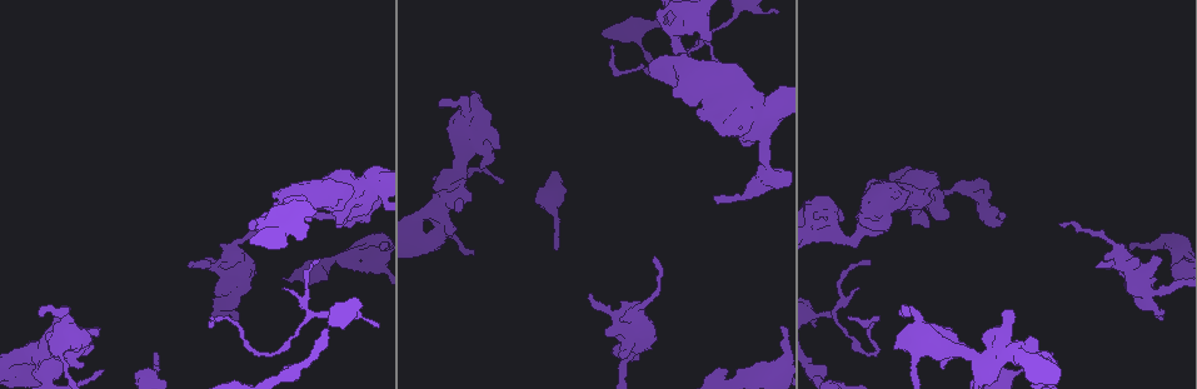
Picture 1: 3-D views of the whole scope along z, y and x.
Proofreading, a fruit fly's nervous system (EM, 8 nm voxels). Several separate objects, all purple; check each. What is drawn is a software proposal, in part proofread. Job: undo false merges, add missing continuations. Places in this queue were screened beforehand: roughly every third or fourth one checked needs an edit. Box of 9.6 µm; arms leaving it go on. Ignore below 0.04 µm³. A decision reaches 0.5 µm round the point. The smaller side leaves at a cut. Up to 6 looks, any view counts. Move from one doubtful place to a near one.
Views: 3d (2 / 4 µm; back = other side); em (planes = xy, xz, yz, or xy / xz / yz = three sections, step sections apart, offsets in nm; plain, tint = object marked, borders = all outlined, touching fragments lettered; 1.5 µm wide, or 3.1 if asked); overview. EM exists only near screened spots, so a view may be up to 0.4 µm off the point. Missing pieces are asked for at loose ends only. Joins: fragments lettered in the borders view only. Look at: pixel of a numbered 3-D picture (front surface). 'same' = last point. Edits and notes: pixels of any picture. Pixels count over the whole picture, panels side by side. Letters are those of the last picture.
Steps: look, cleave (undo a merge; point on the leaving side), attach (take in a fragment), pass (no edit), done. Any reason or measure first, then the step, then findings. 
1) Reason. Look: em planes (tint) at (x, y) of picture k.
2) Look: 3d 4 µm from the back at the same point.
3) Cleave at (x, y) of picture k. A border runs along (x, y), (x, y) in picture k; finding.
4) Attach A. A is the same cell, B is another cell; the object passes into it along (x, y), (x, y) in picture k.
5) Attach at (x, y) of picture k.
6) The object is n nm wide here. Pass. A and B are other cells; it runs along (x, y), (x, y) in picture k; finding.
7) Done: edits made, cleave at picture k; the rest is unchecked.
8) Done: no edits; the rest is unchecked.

Look: em yz step 4 (tint) at (714, 197) of picture 1.

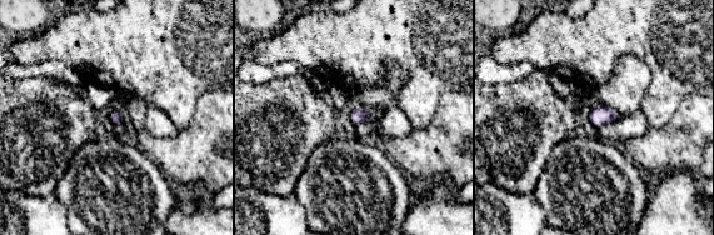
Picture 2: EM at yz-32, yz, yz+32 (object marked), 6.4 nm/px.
Look: em yz step 4 (borders) at the same point.

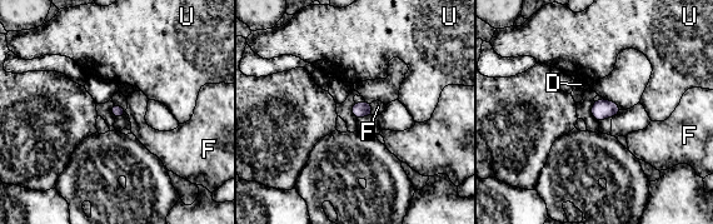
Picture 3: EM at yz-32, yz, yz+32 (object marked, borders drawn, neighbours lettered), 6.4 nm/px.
Pass. D, F and U are other cells; a border runs along (370, 103), (373, 115) in picture 3; none of them fits.

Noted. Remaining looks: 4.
Thick turns thin. Look: em xz step 4 (tint) at (736, 78) of picture 1.

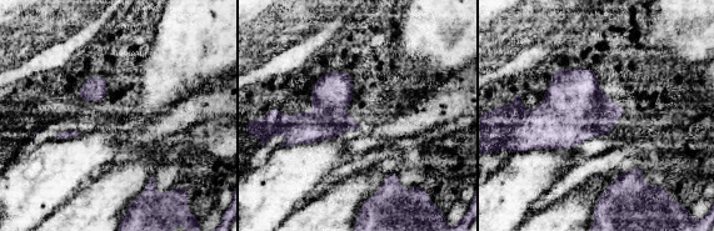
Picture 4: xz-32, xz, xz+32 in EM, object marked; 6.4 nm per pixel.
Look: em xz step 4 (borders) at the same point.

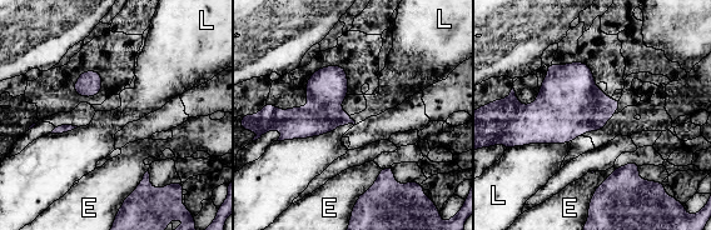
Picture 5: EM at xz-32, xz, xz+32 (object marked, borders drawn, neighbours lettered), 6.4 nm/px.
The longest contact is with L, 550 nm. Pass. E and L are other cells; a border runs along (356, 121), (318, 135), (277, 140) in picture 5; one neuron here.

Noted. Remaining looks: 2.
An open end. Look: em xz step 8 (tint) at (590, 293) of picture 1.

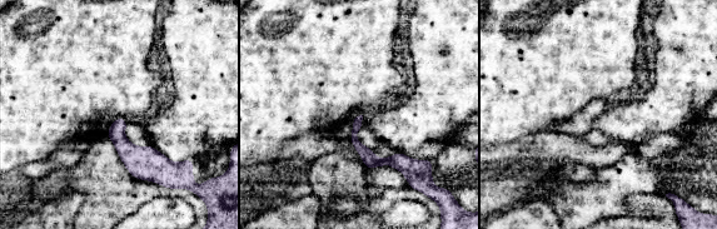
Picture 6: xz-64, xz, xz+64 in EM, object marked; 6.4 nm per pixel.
Look: em planes (borders) at the same point.

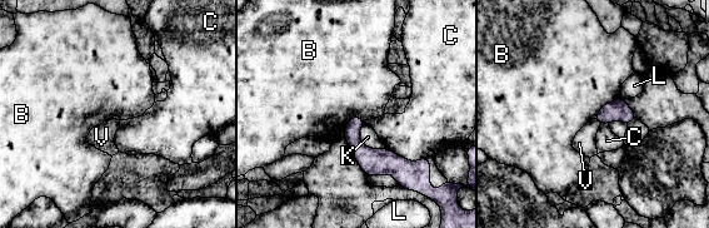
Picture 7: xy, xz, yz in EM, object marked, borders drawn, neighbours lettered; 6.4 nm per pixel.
Pass. B, C, K, L and V are other cells; a border runs along (619, 97), (608, 102), (594, 118) in picture 7; no lettered fragment goes on from it.

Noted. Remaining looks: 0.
Done: no edits; the rest is unchecked.

